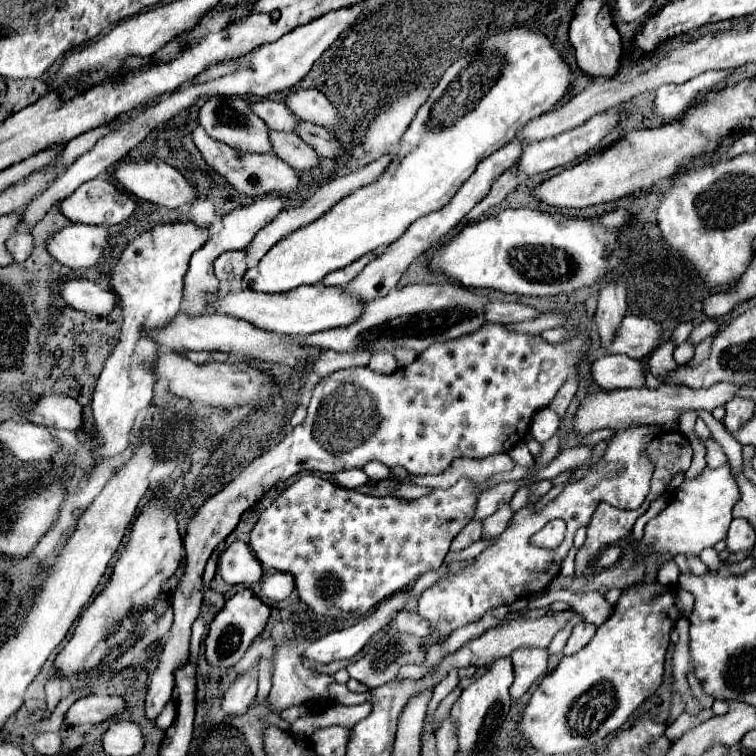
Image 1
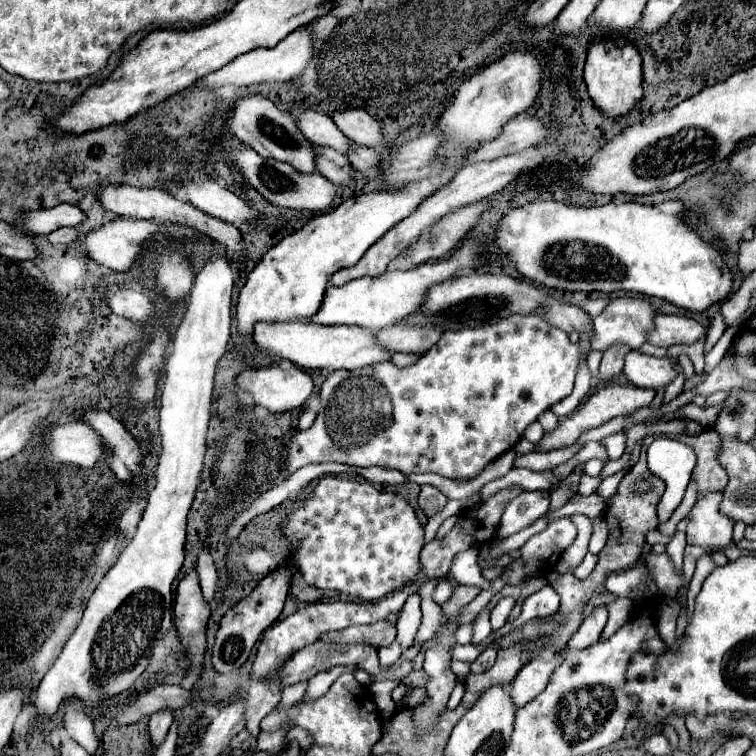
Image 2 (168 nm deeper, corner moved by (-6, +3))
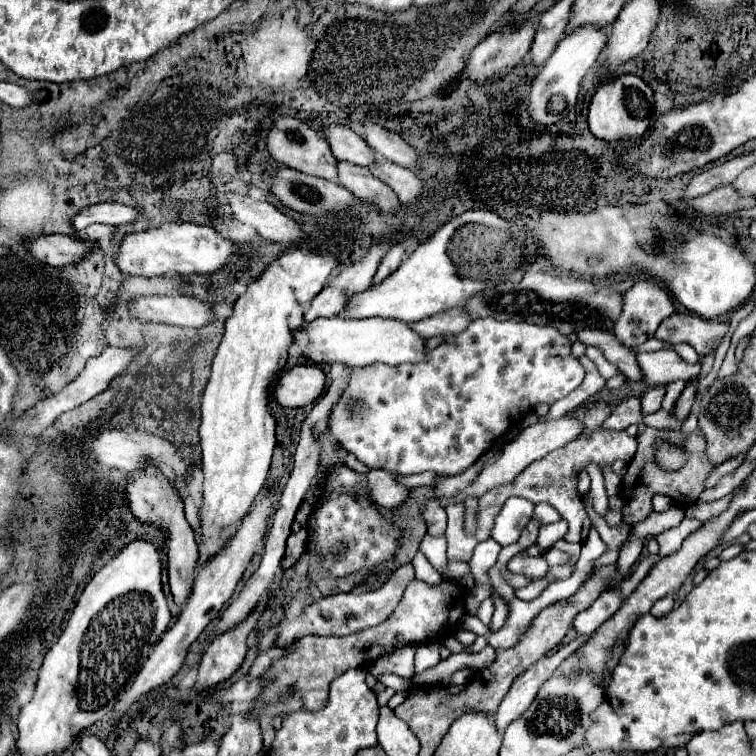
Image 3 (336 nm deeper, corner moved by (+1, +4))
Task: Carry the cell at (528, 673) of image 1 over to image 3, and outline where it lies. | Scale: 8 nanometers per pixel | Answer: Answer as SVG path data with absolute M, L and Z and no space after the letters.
M579 636L573 642L565 644L561 650L557 650L555 654L549 654L541 660L537 660L531 668L527 668L511 686L511 690L507 692L507 696L503 698L503 702L499 704L499 710L495 714L495 726L497 730L503 734L507 730L507 726L511 722L515 722L517 718L521 718L521 714L525 714L525 710L533 704L537 692L541 690L543 682L549 680L549 676L557 670L557 666L569 656L573 654L573 650L577 650L587 638Z

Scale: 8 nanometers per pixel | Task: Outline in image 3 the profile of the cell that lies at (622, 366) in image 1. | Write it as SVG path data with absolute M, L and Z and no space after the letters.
M657 350L637 354L637 362L645 374L645 382L649 386L667 386L675 380L691 380L701 372L701 364L685 362L673 350Z

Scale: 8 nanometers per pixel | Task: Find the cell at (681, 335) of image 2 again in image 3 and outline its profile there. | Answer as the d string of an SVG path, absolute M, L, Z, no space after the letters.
M671 314L661 322L655 338L669 344L687 342L699 356L707 356L717 348L727 332L729 326L719 320L703 320L693 314Z

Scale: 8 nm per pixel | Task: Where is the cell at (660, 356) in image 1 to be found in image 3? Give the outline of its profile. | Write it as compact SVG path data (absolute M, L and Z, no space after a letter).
M655 386L651 390L647 390L643 396L641 396L641 412L643 414L653 414L661 408L661 400L665 396L665 388L663 386Z

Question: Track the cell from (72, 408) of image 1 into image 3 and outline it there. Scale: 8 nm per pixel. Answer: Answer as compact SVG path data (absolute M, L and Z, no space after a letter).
M147 466L141 476L131 476L131 482L127 484L127 500L129 500L131 512L135 518L167 532L169 586L171 586L175 602L185 604L191 594L193 574L197 570L197 544L195 544L193 528L185 520L183 502L181 502L177 490L169 484L169 480L155 466Z

